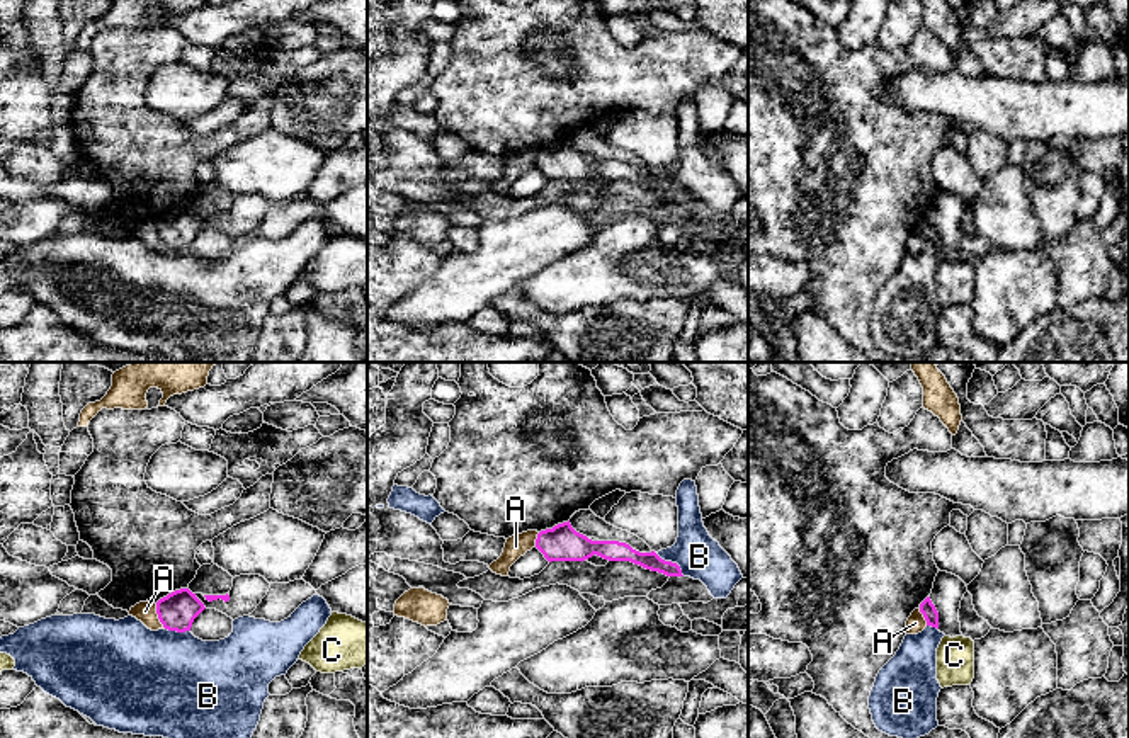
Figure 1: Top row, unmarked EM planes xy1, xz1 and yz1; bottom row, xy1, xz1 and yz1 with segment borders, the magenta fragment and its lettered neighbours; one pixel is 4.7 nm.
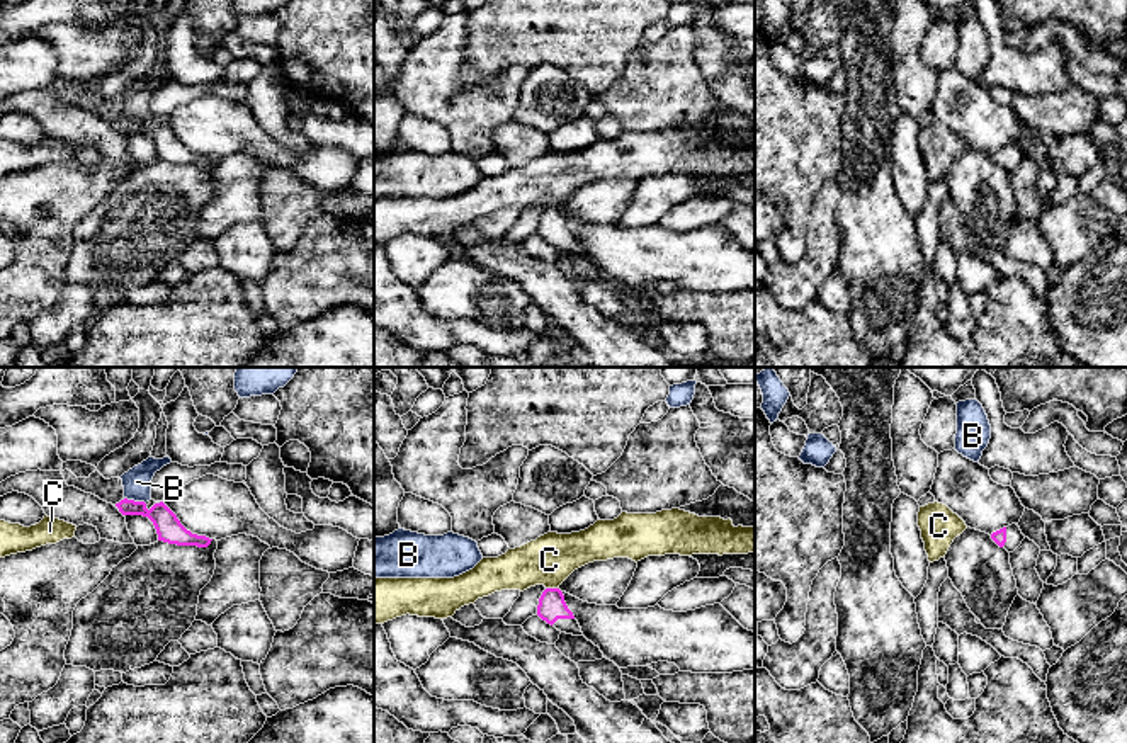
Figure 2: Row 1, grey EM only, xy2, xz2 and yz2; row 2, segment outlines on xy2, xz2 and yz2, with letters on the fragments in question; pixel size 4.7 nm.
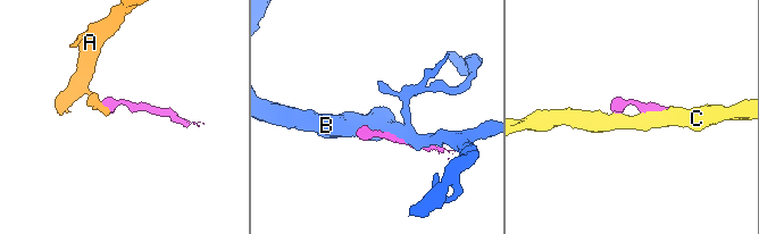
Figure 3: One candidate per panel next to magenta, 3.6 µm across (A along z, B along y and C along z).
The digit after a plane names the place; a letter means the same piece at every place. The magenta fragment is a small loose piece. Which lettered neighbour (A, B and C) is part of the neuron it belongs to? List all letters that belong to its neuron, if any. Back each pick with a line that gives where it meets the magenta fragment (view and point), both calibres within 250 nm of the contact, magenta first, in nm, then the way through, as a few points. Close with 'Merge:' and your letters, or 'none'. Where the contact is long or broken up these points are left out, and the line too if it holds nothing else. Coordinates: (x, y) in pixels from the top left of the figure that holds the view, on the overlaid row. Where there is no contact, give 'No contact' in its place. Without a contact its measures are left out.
Merge: none

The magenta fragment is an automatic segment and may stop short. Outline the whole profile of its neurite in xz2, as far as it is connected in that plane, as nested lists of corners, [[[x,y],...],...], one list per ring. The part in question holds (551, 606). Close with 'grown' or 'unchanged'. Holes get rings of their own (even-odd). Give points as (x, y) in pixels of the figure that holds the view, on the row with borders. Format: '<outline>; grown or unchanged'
[[[546,588],[539,598],[537,615],[558,631],[583,636],[578,621],[564,602],[559,588]]]; grown

